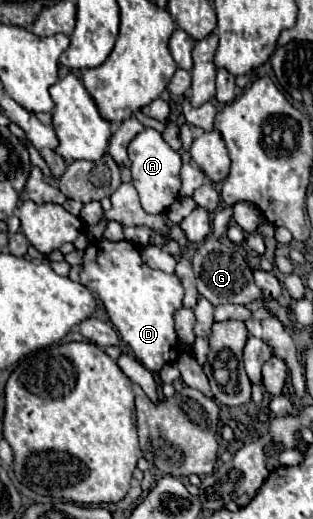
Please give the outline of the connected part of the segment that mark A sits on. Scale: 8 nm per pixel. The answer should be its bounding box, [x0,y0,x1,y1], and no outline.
[128,128,180,214]

